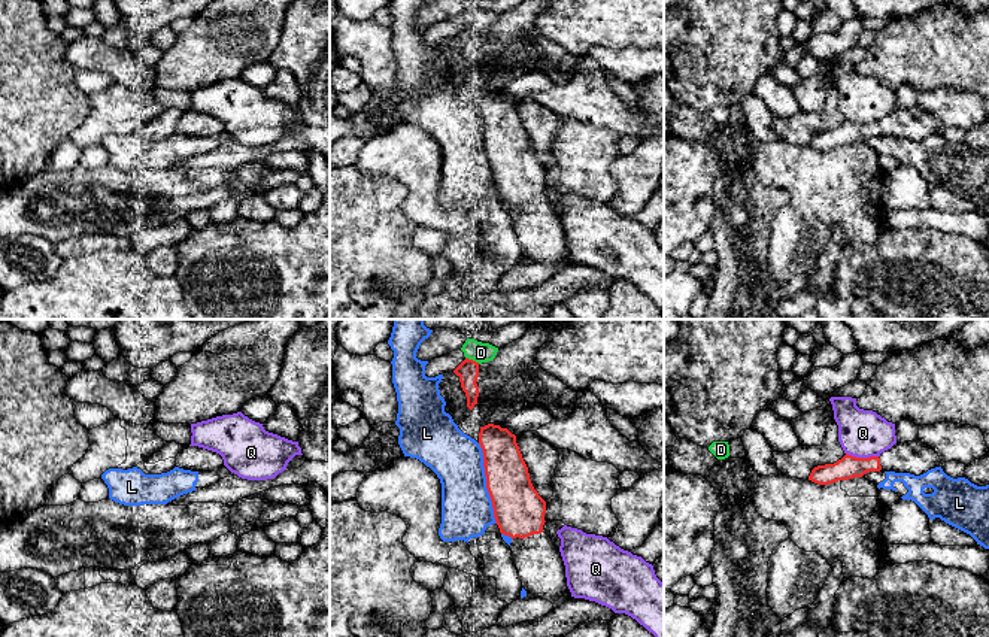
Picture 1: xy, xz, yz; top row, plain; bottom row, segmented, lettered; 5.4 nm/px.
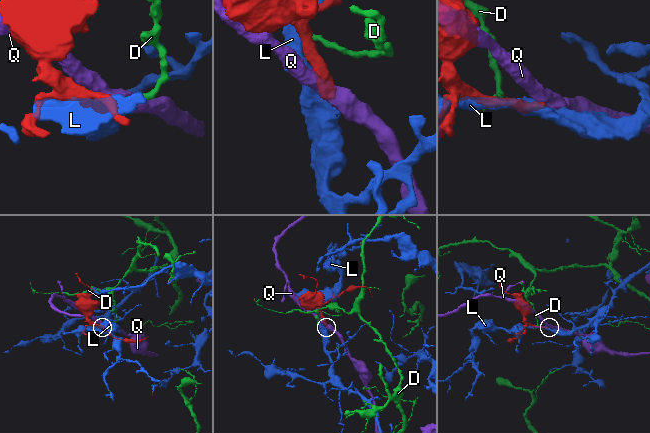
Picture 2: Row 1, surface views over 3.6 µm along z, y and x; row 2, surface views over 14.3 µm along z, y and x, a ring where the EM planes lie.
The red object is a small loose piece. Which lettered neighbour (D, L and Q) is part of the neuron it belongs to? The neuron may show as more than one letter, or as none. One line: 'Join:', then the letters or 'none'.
Join: none

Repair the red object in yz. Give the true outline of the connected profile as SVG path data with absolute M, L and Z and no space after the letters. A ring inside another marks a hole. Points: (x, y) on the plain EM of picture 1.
M920 106L895 109L879 122L856 124L844 121L834 130L817 131L811 136L809 146L817 151L829 151L838 146L862 143L870 137L895 137L920 142L931 134L941 133L938 119Z

